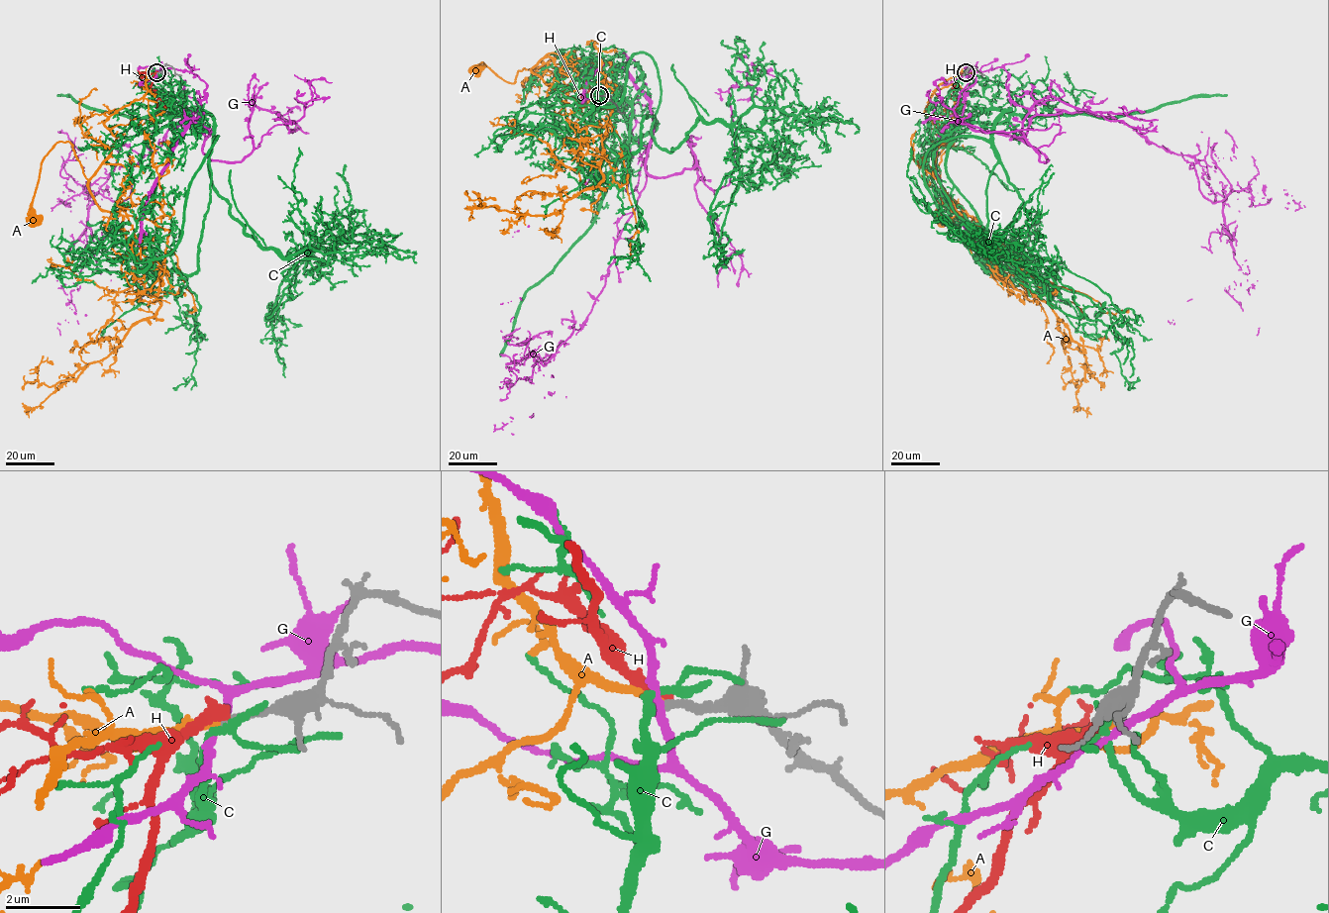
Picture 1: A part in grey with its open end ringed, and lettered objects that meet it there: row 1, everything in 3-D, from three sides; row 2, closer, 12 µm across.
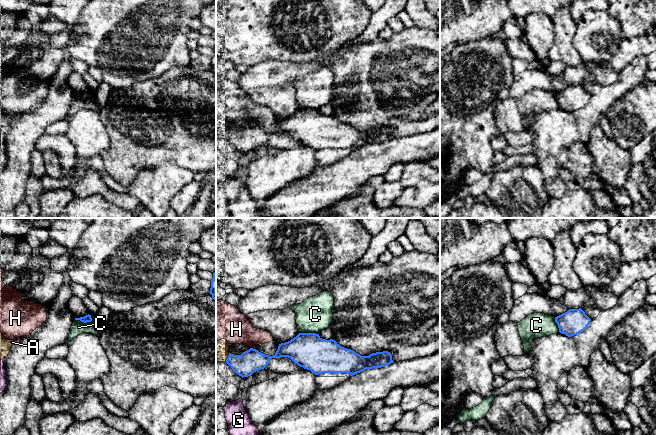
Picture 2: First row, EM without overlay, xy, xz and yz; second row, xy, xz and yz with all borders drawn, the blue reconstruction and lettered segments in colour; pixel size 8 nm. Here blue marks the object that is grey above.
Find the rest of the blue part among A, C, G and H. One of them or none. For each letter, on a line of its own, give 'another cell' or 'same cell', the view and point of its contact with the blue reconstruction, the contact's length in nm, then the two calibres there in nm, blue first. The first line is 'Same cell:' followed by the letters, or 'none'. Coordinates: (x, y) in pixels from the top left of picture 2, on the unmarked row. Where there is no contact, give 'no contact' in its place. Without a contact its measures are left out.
Same cell: A
A: same cell | xz (228, 133) | 90 nm | 190/160 nm
C: another cell | xy (84, 98) | 140 nm | 60/110 nm
G: another cell | no contact
H: another cell | no contact

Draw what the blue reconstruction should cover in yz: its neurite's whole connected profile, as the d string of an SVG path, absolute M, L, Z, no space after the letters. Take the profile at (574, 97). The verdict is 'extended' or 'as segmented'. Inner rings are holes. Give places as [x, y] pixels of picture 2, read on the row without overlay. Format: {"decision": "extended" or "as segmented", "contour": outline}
{"decision": "as segmented", "contour": "M569 85L567 88L555 93L559 108L568 113L579 110L590 100L591 95L579 85Z"}

